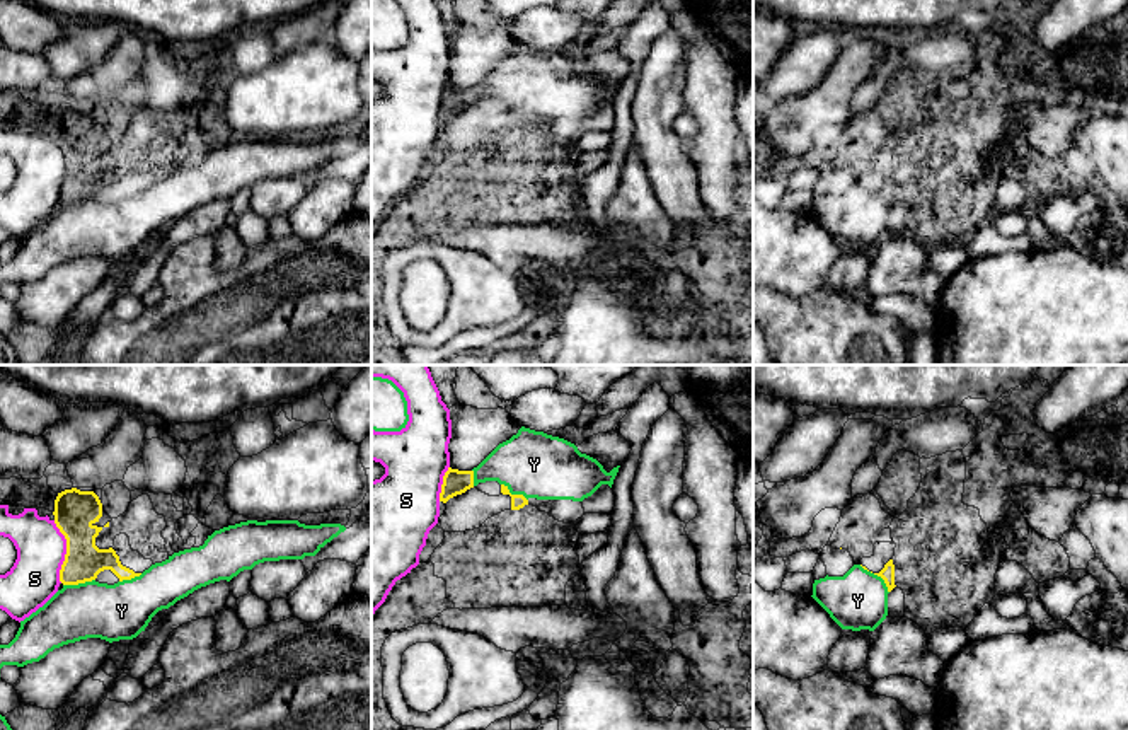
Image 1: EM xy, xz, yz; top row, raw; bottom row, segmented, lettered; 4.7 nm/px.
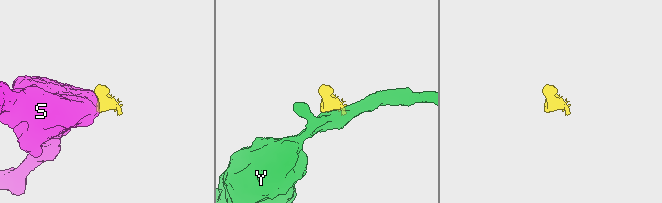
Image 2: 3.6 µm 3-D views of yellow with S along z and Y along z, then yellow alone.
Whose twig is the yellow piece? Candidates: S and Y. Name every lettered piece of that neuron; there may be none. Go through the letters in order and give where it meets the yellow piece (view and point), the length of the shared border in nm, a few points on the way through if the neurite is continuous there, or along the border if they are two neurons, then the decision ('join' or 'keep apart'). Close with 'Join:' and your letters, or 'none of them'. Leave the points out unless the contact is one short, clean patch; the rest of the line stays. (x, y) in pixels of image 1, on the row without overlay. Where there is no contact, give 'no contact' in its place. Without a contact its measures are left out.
S: xy (67, 169) | 300 nm | along xy (53, 139), (65, 157), (65, 178), (60, 188), (62, 200) | keep apart
Y: yz (878, 193) | 190 nm | across yz (886, 191), (878, 193), (857, 219) | join
Join: Y

